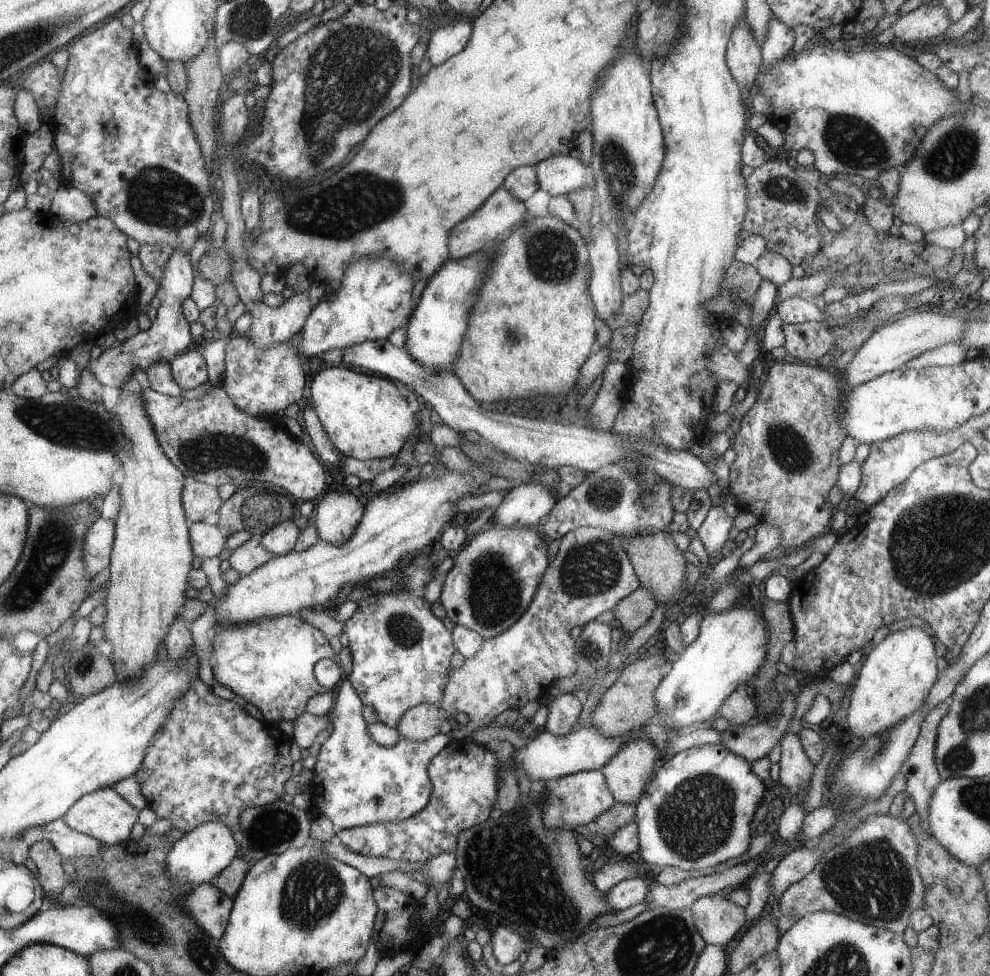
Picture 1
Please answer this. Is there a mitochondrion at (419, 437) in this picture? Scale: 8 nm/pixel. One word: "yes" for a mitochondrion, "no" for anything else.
no

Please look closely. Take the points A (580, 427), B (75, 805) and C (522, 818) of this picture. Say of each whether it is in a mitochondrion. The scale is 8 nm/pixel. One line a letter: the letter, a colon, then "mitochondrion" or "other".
A: other
B: other
C: mitochondrion

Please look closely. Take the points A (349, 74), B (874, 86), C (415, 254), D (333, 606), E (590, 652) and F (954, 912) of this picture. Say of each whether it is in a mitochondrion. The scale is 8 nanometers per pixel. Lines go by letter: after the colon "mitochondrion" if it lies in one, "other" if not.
A: mitochondrion
B: other
C: other
D: other
E: mitochondrion
F: other

